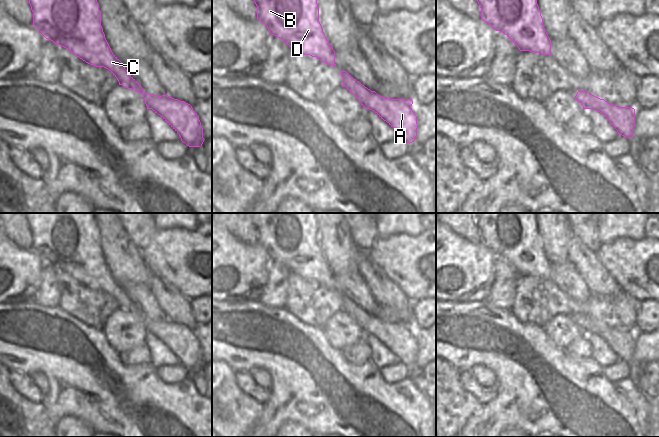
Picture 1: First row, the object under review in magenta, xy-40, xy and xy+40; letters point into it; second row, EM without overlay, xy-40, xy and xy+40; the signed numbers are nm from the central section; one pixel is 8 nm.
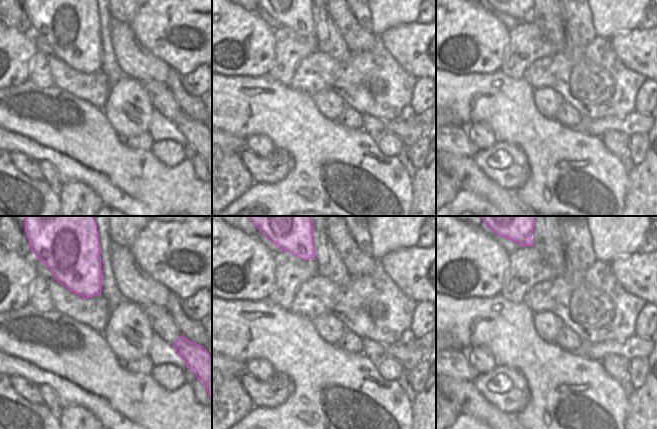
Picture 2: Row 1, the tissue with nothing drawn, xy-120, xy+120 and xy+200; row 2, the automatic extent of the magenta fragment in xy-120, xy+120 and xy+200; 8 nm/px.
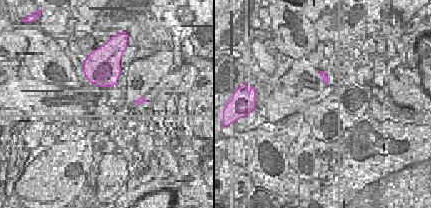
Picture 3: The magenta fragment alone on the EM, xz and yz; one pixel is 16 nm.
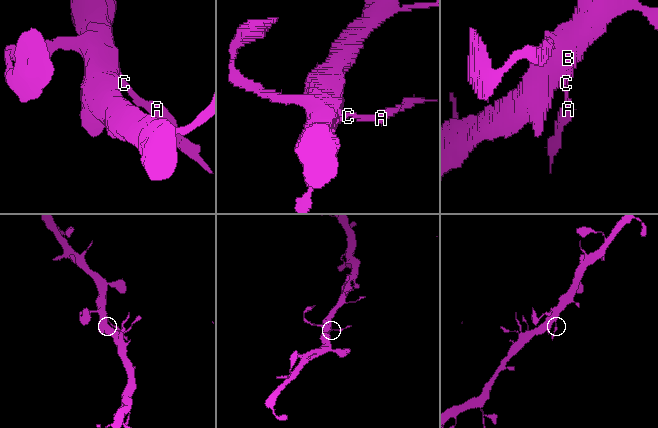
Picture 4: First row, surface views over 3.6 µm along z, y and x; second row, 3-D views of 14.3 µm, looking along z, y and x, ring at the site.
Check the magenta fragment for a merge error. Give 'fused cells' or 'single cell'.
fused cells

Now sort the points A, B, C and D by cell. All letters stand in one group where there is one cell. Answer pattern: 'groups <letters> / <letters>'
groups A / B C D

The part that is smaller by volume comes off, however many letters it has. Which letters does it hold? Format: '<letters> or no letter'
A

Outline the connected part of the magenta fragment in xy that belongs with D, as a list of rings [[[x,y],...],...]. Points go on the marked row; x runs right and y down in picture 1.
[[[254,0],[257,19],[289,47],[336,67],[335,51],[319,22],[317,0]]]

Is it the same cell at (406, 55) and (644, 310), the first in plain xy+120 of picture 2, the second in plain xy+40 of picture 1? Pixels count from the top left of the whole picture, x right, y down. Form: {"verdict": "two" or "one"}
{"verdict": "two"}

